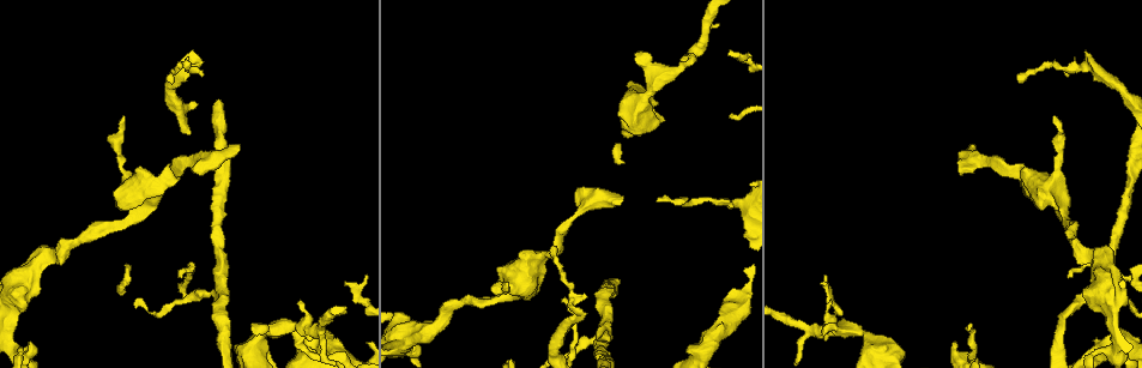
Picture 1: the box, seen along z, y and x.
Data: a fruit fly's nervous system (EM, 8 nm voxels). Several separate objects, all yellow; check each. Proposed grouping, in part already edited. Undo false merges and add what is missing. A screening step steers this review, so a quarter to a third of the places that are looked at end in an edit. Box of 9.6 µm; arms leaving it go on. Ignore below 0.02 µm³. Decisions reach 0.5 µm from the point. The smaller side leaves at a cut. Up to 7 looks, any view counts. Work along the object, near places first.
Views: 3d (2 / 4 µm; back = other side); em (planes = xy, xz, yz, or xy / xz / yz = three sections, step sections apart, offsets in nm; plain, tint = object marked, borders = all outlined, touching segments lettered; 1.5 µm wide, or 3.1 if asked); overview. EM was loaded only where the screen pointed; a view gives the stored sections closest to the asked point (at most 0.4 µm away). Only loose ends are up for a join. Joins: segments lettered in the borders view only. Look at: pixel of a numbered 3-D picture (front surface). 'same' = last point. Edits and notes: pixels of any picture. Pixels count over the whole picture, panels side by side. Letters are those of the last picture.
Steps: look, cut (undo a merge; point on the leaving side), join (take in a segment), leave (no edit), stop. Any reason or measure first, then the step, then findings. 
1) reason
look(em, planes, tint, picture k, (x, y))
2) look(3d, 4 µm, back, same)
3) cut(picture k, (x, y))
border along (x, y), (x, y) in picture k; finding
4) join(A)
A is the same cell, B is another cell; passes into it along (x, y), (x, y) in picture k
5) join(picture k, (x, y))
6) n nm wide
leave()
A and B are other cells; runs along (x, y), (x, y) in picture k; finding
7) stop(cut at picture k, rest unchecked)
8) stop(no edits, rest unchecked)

abrupt turn
look(3d, 4 µm, back, picture 1, (1115, 358))

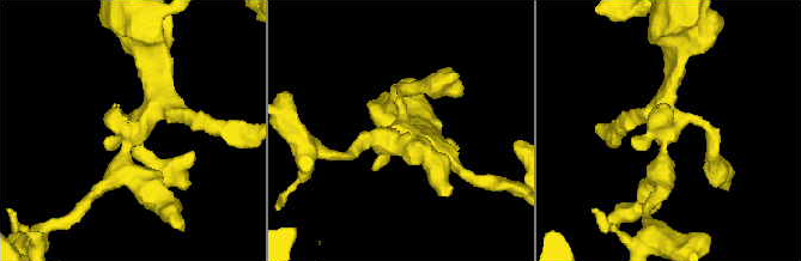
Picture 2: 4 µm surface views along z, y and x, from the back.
shape alone is not enough
look(em, yz, step 8, tint, picture 2, (409, 129))

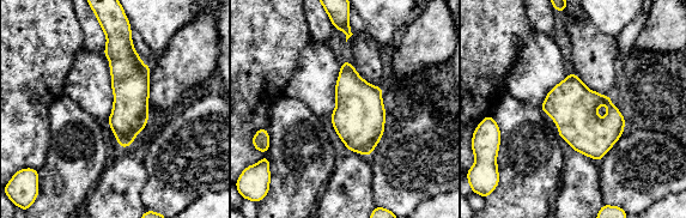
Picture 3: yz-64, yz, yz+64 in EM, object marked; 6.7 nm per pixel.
look(em, planes, borders, same)

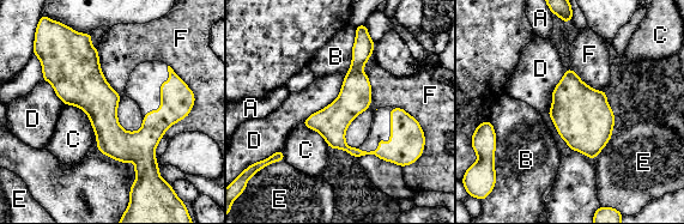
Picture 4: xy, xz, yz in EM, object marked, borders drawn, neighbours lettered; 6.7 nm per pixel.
220 nm wide
leave()
A, B, C, D, E and F are other cells; border along (345, 74), (339, 95), (301, 122) in picture 4; continuous, no second neuron

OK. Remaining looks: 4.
tapers out
look(em, planes, borders, picture 1, (122, 118))

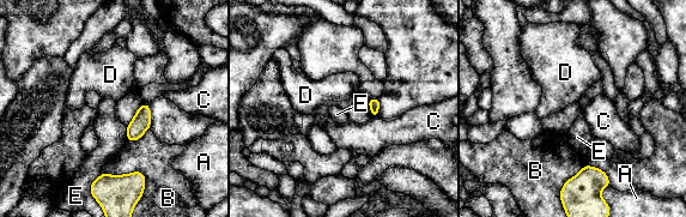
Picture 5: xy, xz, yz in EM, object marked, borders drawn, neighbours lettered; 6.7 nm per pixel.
B touches over 320 nm
leave()
A, B, C, D and E are other cells; border along (377, 115), (372, 118) in picture 5; no lettered segment goes on from it

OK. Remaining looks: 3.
branch stops here
look(3d, 4 µm, picture 1, (255, 332))

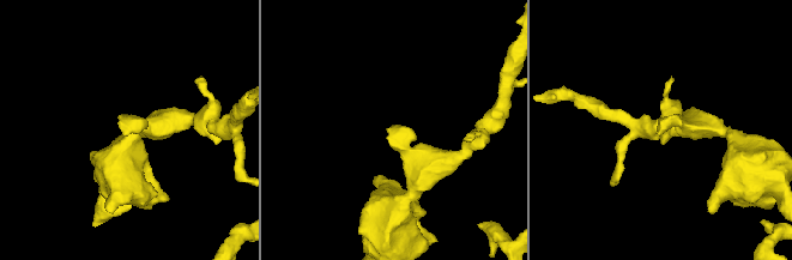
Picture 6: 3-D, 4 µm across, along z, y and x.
now the EM
look(em, planes, tint, picture 6, (391, 130))

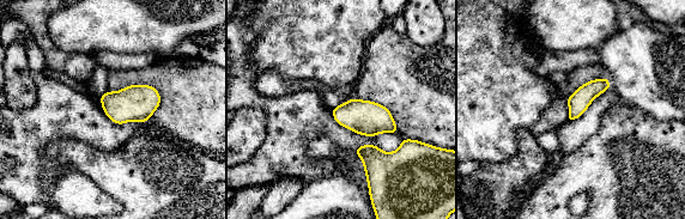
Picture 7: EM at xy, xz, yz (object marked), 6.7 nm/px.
see the neighbours
look(em, planes, borders, same)

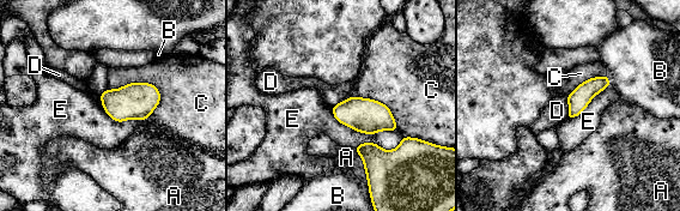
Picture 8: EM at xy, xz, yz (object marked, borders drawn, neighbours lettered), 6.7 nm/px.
140 nm wide
leave()
A, B, C, D and E are other cells; border along (565, 96), (568, 116) in picture 8; none of them fits

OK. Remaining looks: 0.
stop(no edits, rest unchecked)

